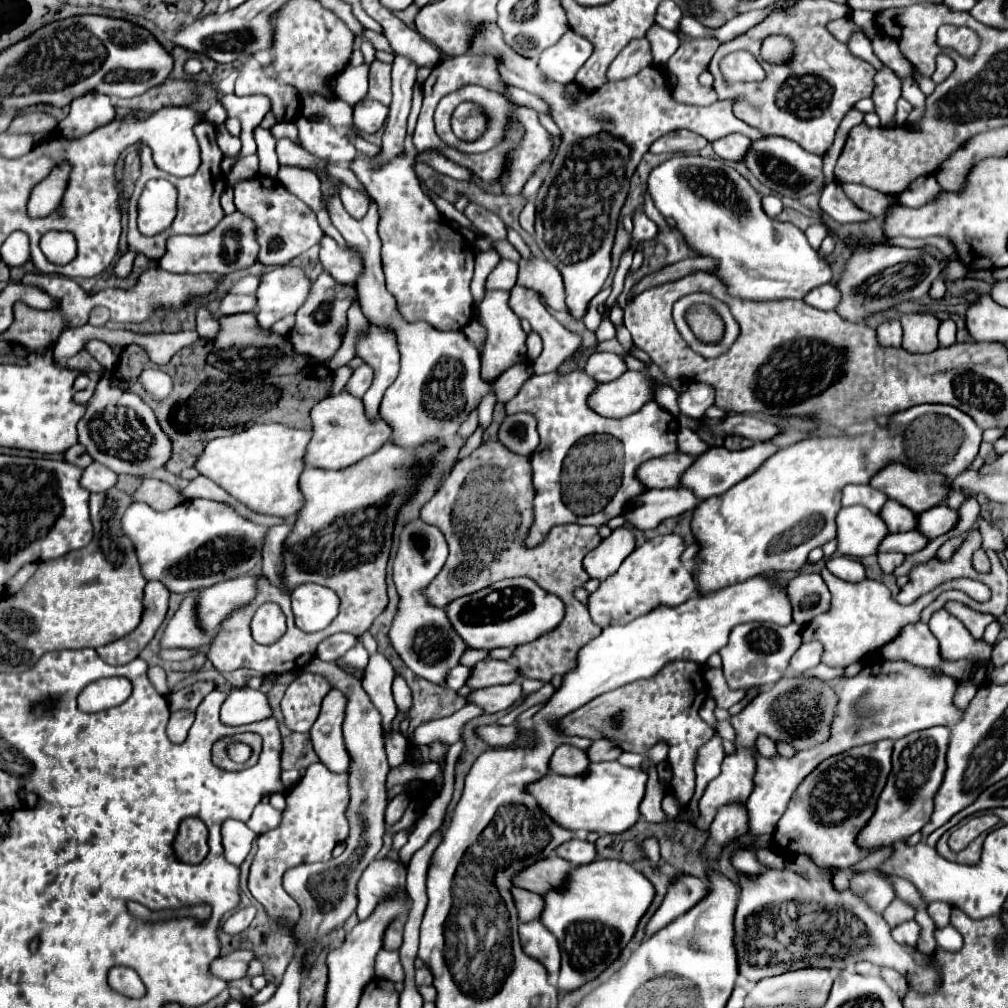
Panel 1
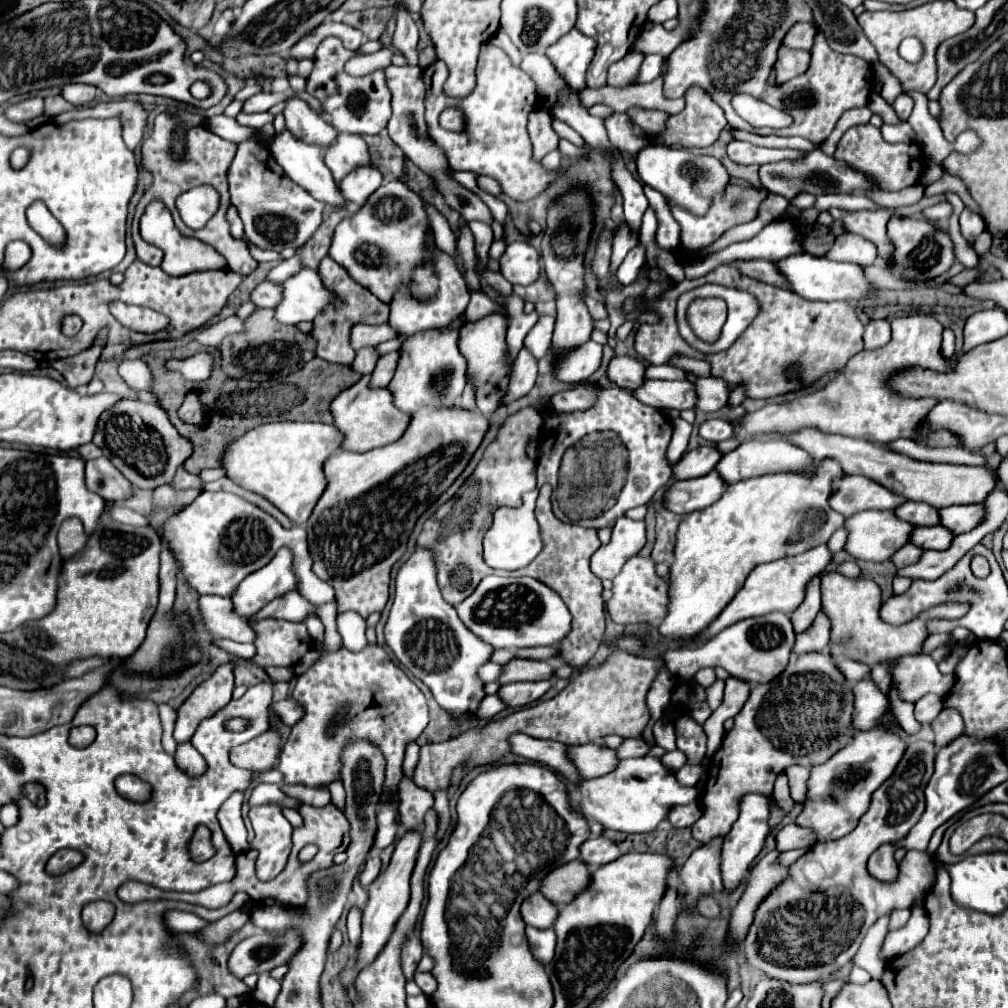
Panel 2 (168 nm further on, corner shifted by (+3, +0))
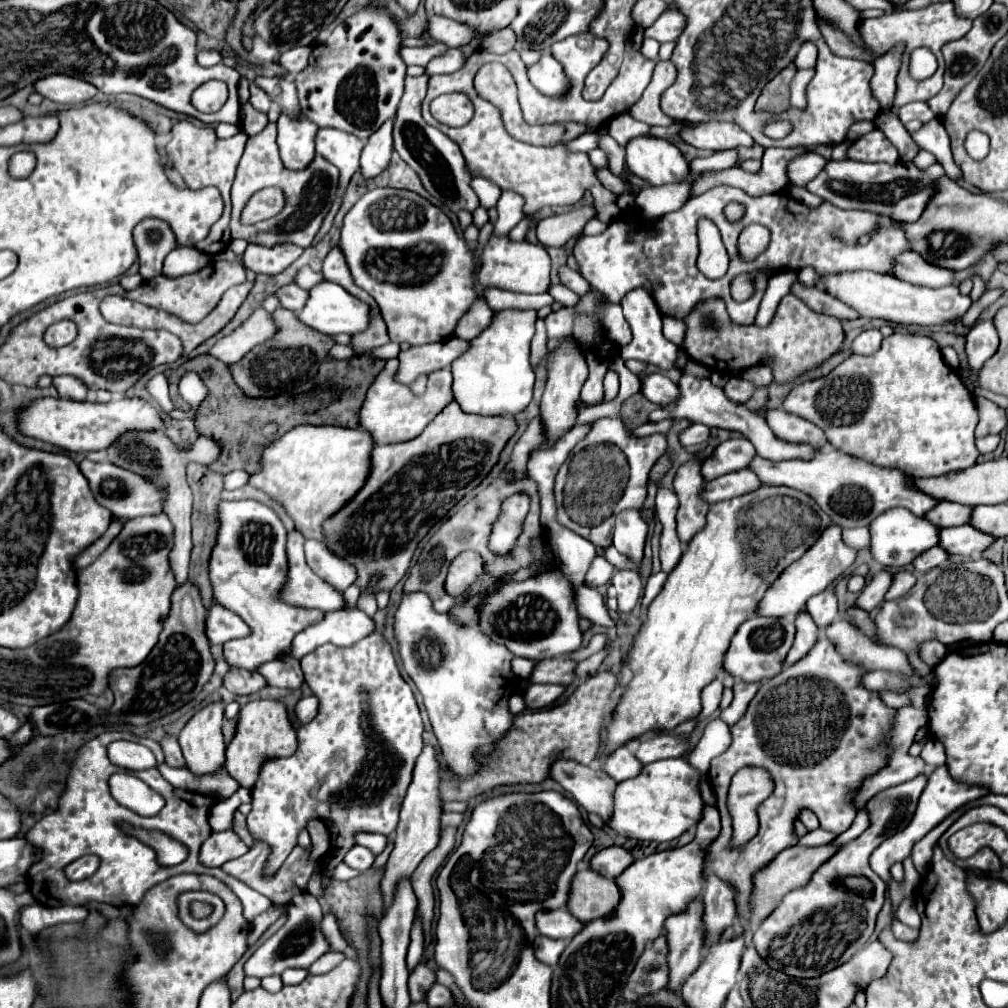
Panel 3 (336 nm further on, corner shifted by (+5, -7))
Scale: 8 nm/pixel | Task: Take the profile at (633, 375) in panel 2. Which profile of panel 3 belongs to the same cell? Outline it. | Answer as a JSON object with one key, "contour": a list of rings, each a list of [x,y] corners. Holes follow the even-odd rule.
{"contour":[[[662,373],[642,375],[640,377],[640,393],[656,405],[670,405],[678,397],[676,385]]]}

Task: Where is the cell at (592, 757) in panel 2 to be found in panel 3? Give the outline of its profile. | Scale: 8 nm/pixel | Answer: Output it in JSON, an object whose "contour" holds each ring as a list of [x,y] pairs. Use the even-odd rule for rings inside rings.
{"contour":[[[622,745],[612,753],[602,753],[598,757],[598,767],[614,781],[624,781],[624,779],[636,777],[642,769],[642,763],[636,761],[636,757],[626,745]]]}

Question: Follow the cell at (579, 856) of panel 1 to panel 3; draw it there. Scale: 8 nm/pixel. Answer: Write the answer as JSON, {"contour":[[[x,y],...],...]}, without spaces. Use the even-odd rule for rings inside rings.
{"contour":[[[612,845],[612,847],[606,847],[602,851],[598,851],[592,859],[590,859],[590,869],[604,875],[604,877],[610,877],[614,879],[616,875],[620,875],[630,863],[634,861],[634,857],[624,849],[624,847],[618,847],[618,845]]]}

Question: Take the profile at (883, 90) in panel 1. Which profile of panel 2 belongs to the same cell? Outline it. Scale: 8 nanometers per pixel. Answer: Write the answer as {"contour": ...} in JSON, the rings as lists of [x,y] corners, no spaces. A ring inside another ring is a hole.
{"contour":[[[884,124],[880,130],[886,142],[916,142],[916,134],[910,124],[898,124],[898,126]]]}

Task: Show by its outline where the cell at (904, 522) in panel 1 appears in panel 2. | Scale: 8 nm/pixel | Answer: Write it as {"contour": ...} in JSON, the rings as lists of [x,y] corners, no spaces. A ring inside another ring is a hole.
{"contour":[[[906,502],[894,510],[898,518],[914,524],[914,526],[934,526],[940,524],[940,510],[930,506],[928,502]]]}

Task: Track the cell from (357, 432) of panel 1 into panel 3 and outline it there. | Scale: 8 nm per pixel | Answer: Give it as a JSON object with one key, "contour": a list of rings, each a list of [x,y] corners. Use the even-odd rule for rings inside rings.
{"contour":[[[388,359],[384,369],[378,373],[376,381],[370,385],[364,405],[358,413],[358,427],[368,431],[374,439],[376,445],[388,445],[388,443],[402,443],[408,439],[418,437],[418,433],[422,433],[422,429],[436,417],[436,413],[440,413],[446,403],[452,399],[452,373],[450,369],[442,369],[442,371],[434,371],[428,377],[428,387],[424,395],[414,395],[410,391],[408,385],[396,385],[392,373],[396,371],[398,361],[396,359]]]}

